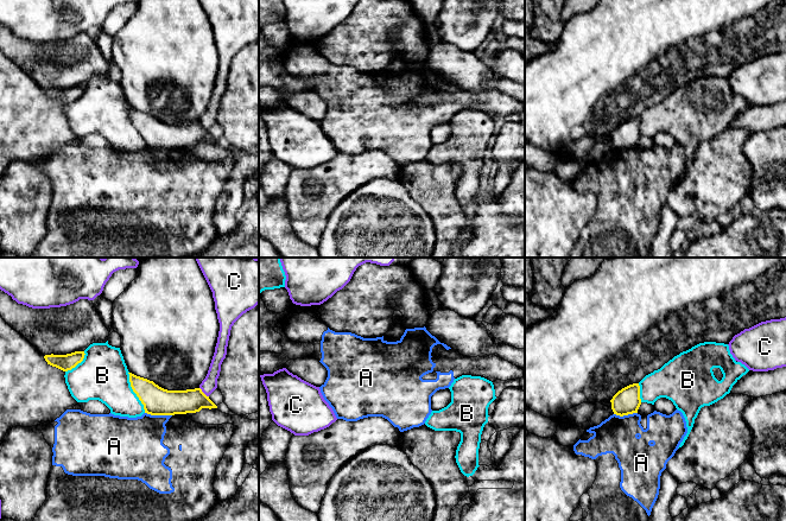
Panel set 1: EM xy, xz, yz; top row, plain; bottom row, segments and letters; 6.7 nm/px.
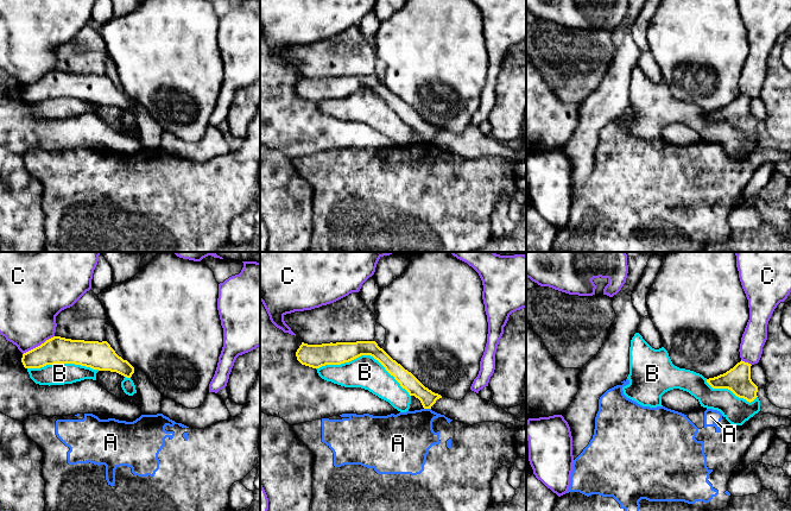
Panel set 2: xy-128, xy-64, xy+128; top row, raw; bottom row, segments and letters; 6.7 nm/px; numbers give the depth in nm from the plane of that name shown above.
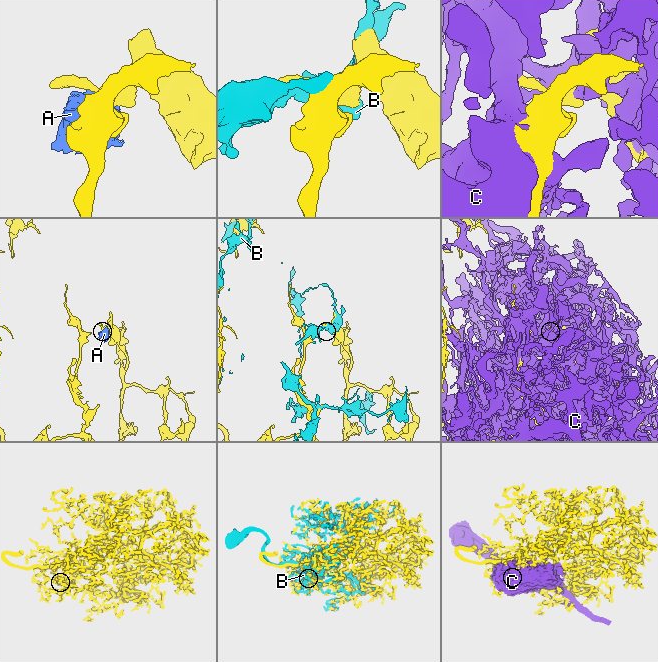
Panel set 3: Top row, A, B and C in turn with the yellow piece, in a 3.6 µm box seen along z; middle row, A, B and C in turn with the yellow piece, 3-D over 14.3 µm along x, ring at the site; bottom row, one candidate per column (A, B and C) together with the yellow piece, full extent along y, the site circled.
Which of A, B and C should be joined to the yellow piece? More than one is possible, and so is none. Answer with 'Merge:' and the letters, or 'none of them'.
Merge: none of them

